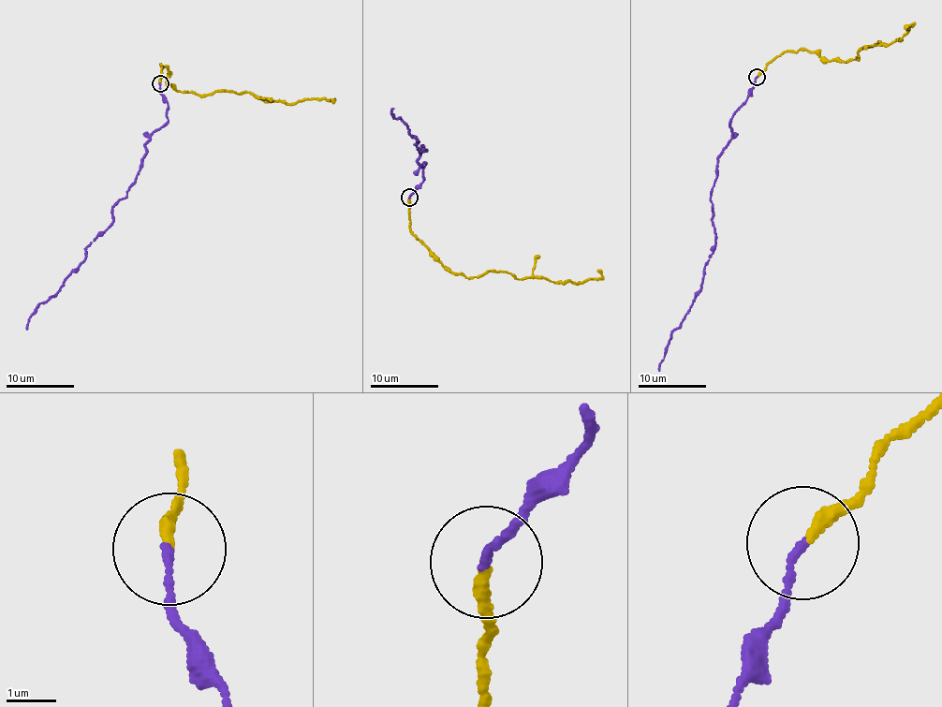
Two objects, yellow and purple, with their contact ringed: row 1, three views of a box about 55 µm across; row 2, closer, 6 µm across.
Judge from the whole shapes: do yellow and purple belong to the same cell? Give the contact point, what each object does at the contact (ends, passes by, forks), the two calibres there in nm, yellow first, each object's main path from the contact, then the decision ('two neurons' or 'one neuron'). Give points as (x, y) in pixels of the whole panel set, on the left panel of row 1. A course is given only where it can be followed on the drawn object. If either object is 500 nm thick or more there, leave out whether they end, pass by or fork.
place (160, 83); yellow ends; purple ends; calibres 240 and 150 nm; course yellow (160, 84), (160, 65), (176, 90), (252, 94), (295, 104), (331, 101); course purple (160, 84), (168, 122), (146, 143), (139, 172), (112, 208), (113, 221), (37, 306), (27, 330); one neuron

